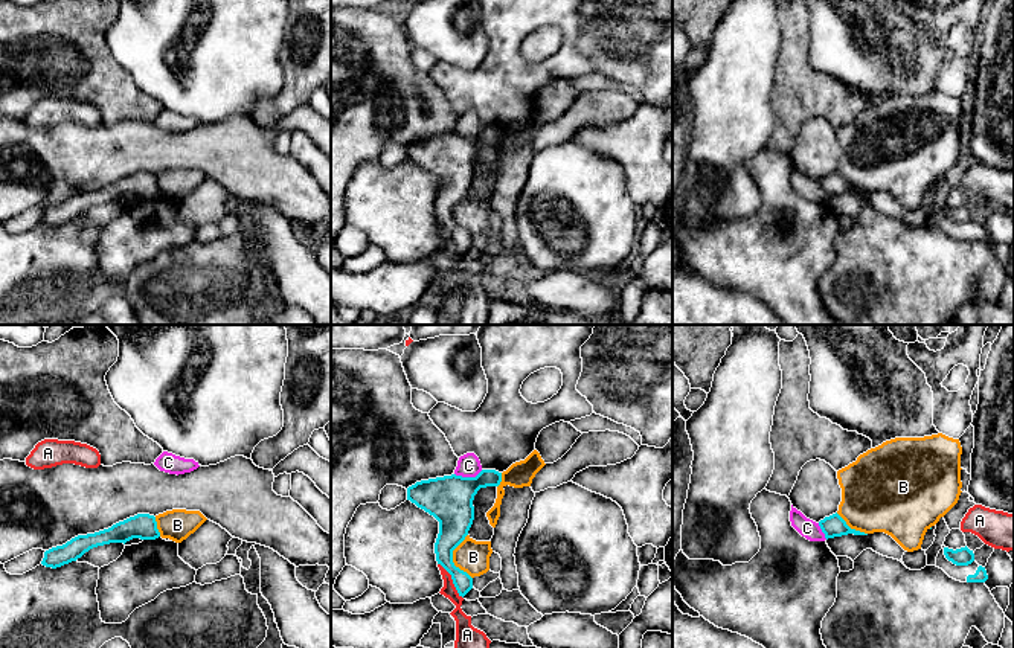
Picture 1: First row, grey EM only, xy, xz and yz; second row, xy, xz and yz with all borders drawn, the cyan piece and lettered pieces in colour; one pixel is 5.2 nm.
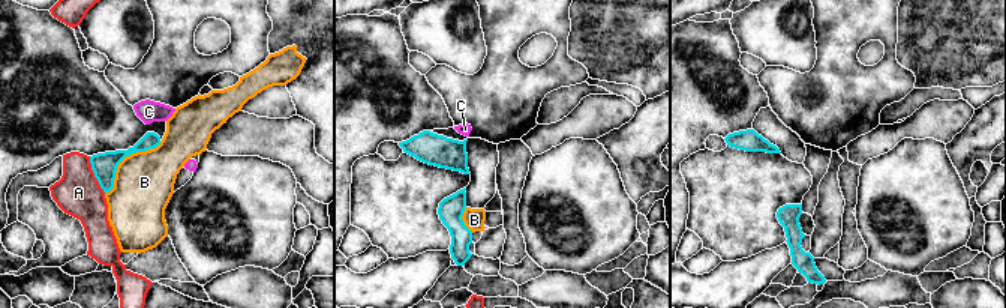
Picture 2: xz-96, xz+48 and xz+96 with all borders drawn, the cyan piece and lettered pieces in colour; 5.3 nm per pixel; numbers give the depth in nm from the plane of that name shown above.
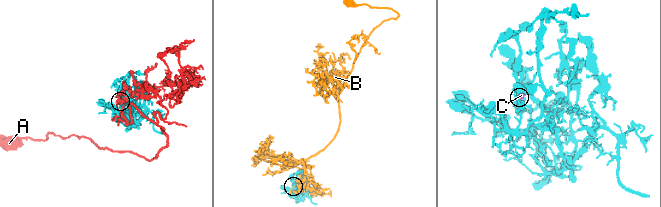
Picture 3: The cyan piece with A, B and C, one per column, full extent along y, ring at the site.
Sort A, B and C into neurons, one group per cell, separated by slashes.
A / B / C

